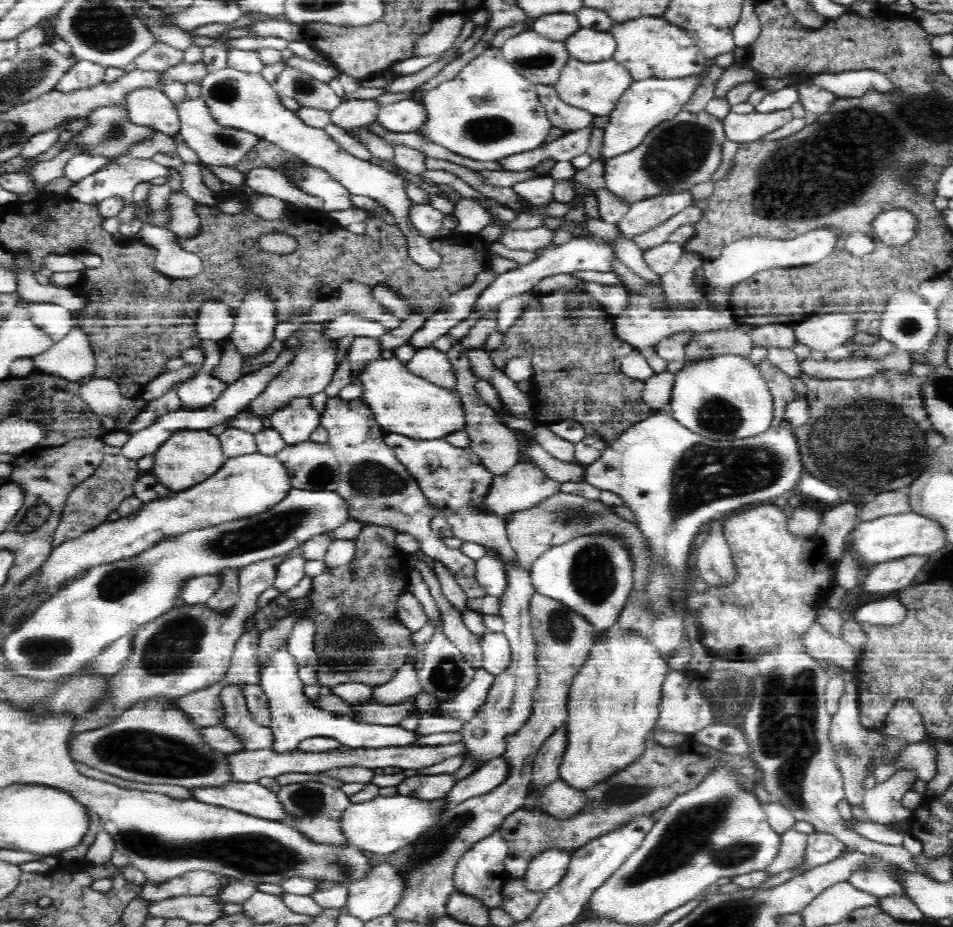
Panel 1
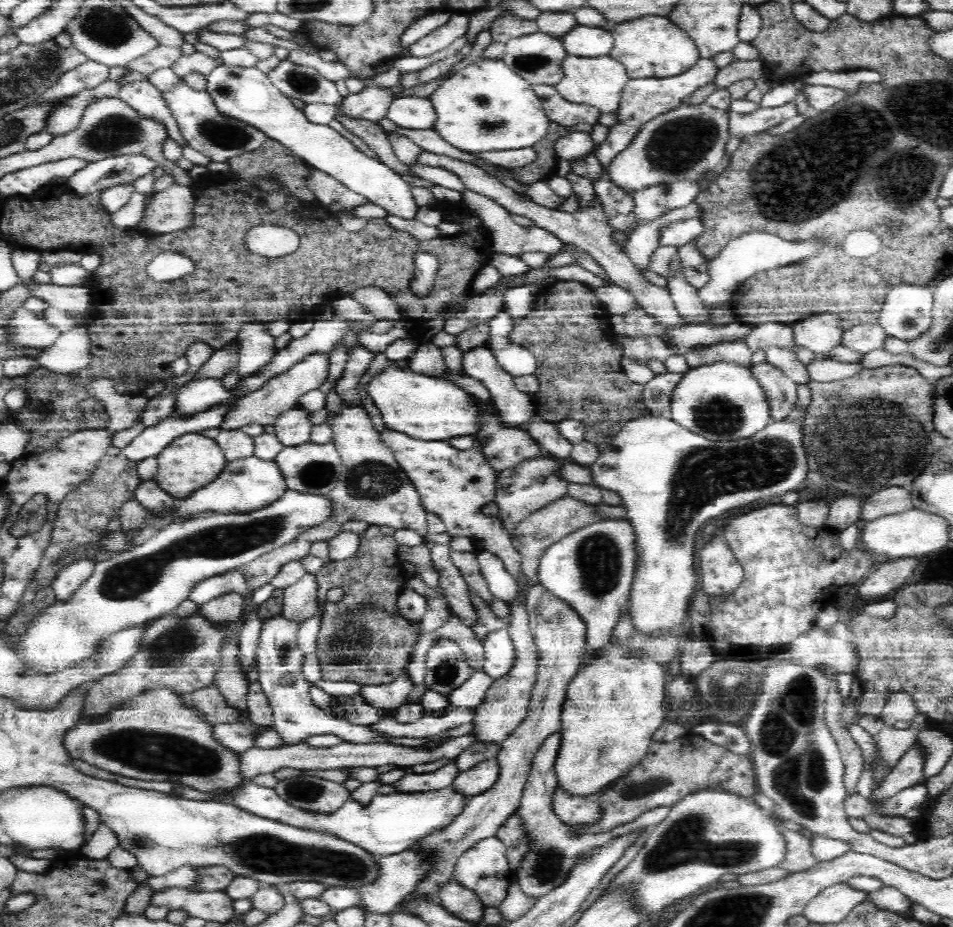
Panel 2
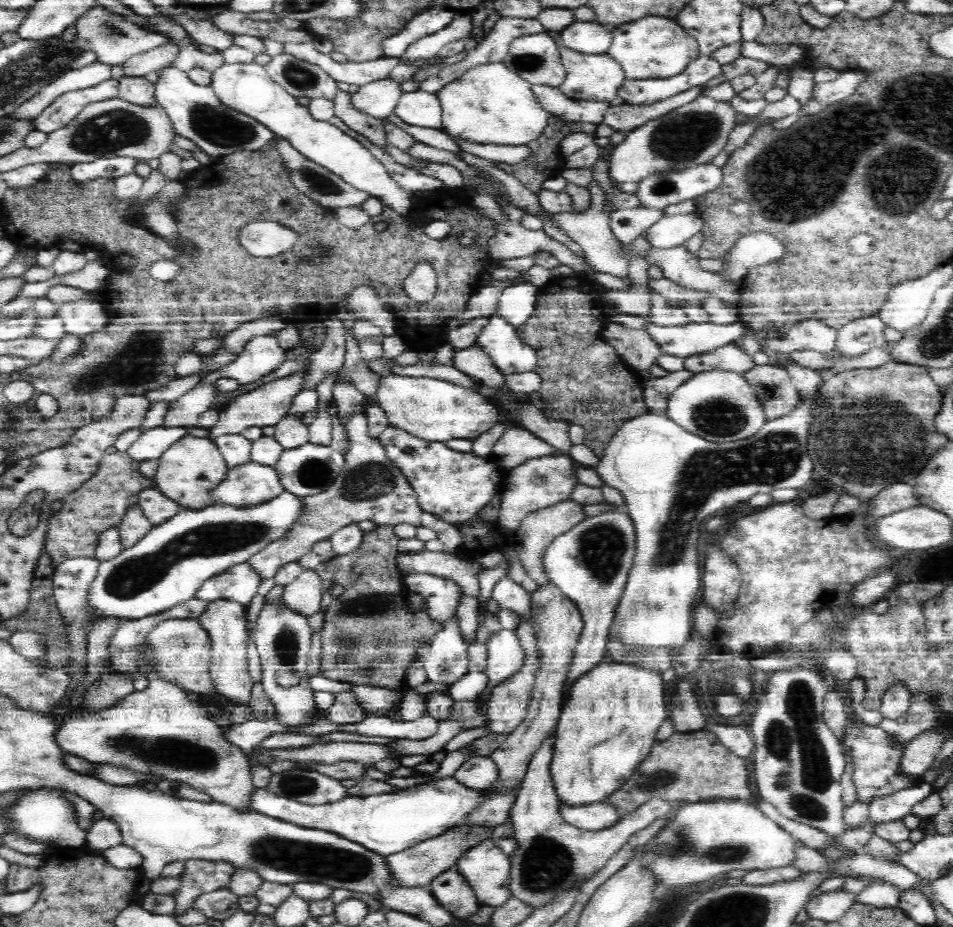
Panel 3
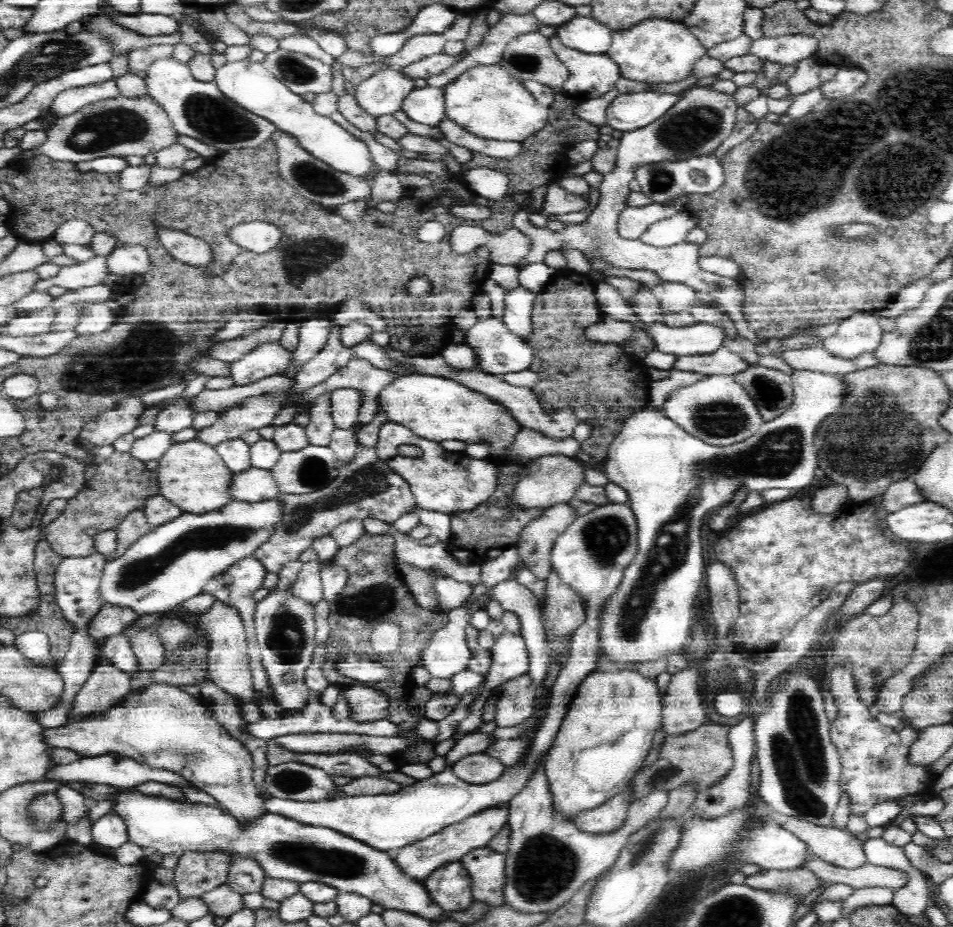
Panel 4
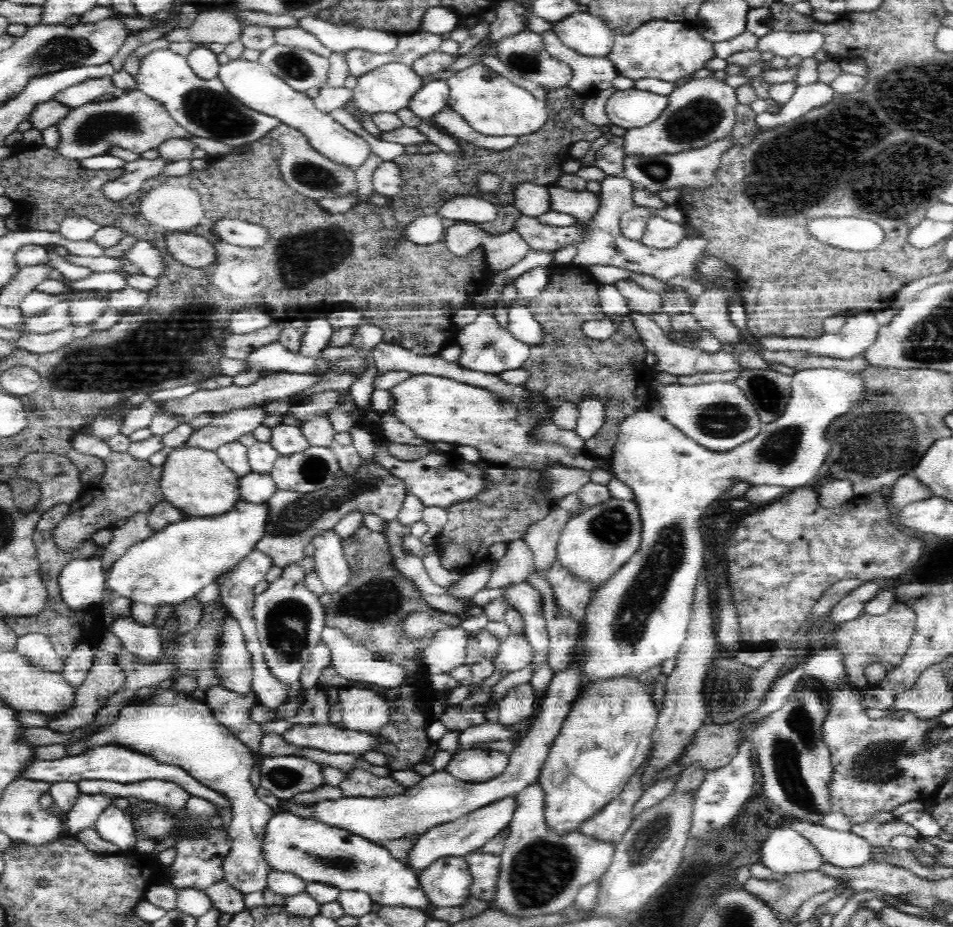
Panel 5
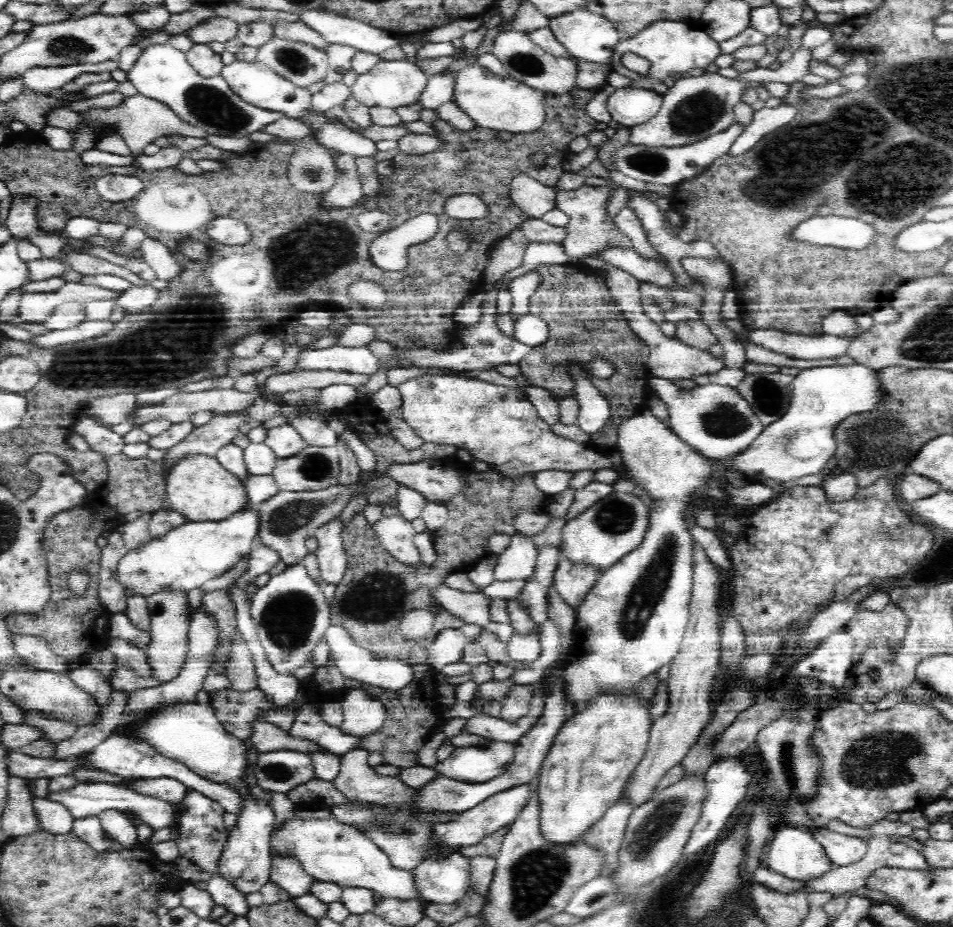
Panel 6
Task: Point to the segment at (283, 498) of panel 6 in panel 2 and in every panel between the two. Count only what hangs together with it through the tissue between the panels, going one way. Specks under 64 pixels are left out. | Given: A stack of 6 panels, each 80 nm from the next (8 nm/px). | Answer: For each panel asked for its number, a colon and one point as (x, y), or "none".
2: (372, 487)
3: (368, 488)
4: (365, 487)
5: (293, 518)

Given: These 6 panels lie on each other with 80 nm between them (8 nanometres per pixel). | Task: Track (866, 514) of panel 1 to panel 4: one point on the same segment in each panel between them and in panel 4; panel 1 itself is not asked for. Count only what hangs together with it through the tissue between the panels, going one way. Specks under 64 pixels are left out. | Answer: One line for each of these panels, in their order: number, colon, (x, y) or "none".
2: (897, 499)
3: (899, 496)
4: (905, 492)

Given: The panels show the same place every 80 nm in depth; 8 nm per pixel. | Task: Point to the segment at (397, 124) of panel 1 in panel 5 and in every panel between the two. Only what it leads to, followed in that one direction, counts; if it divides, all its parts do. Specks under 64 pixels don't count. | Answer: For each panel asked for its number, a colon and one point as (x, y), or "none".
2: (411, 111)
3: (423, 108)
4: (427, 105)
5: (434, 95)

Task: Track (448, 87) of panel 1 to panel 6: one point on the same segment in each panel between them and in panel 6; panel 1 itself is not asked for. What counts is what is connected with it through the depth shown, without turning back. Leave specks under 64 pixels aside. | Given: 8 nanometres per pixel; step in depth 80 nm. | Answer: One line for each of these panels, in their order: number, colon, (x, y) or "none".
2: (486, 105)
3: (488, 103)
4: (487, 101)
5: (492, 104)
6: (494, 101)

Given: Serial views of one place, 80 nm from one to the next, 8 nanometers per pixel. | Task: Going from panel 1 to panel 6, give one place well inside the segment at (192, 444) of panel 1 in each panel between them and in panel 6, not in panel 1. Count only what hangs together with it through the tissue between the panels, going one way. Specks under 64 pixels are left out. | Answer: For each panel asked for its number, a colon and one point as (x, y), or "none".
2: (191, 463)
3: (189, 473)
4: (192, 476)
5: (196, 482)
6: (199, 489)

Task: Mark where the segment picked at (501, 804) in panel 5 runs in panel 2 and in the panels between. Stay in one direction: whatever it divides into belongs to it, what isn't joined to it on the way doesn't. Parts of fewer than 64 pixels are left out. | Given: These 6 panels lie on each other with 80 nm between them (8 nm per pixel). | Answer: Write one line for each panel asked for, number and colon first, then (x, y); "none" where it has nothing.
2: (402, 872)
3: (417, 865)
4: (454, 841)

